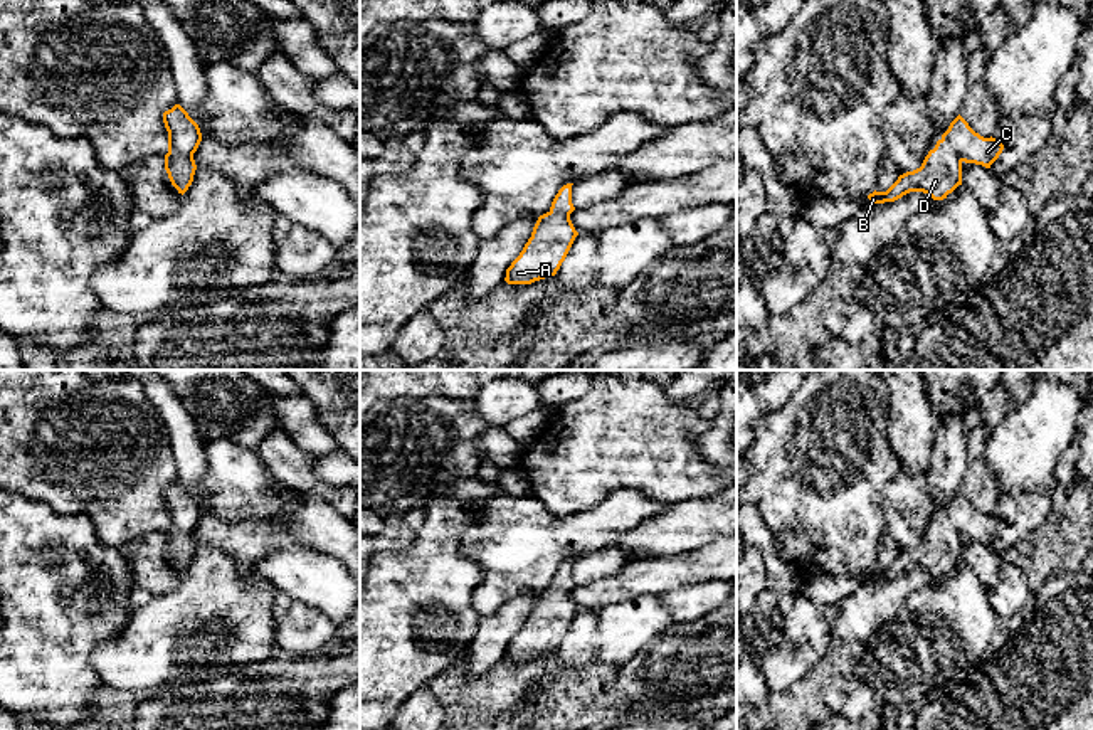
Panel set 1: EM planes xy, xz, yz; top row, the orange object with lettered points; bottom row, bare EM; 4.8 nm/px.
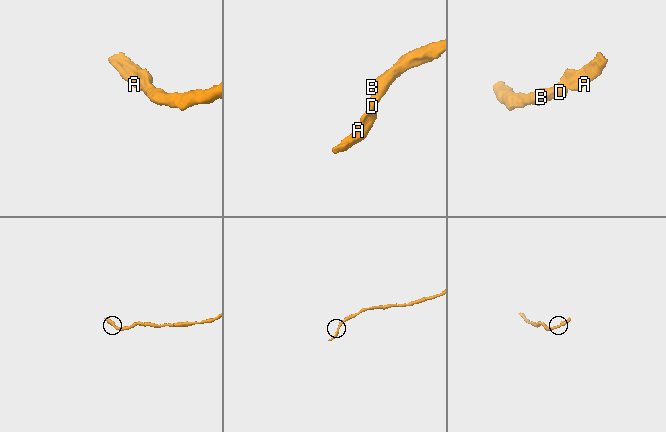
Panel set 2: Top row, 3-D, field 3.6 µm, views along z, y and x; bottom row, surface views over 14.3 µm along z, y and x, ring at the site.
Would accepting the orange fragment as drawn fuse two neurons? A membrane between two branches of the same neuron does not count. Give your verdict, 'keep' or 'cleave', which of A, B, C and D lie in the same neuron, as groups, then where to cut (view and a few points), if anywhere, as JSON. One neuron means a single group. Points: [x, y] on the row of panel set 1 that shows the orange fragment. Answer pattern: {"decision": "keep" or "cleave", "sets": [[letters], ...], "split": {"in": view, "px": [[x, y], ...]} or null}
{"decision": "keep", "sets": [["A", "B", "C", "D"]], "split": null}

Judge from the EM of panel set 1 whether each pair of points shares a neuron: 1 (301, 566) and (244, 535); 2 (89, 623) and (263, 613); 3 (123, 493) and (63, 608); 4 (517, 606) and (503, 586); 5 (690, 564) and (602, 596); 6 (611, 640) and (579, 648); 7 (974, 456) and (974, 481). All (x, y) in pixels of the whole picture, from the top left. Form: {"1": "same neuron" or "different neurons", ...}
{"1": "different neurons", "2": "different neurons", "3": "different neurons", "4": "different neurons", "5": "same neuron", "6": "different neurons", "7": "same neuron"}

